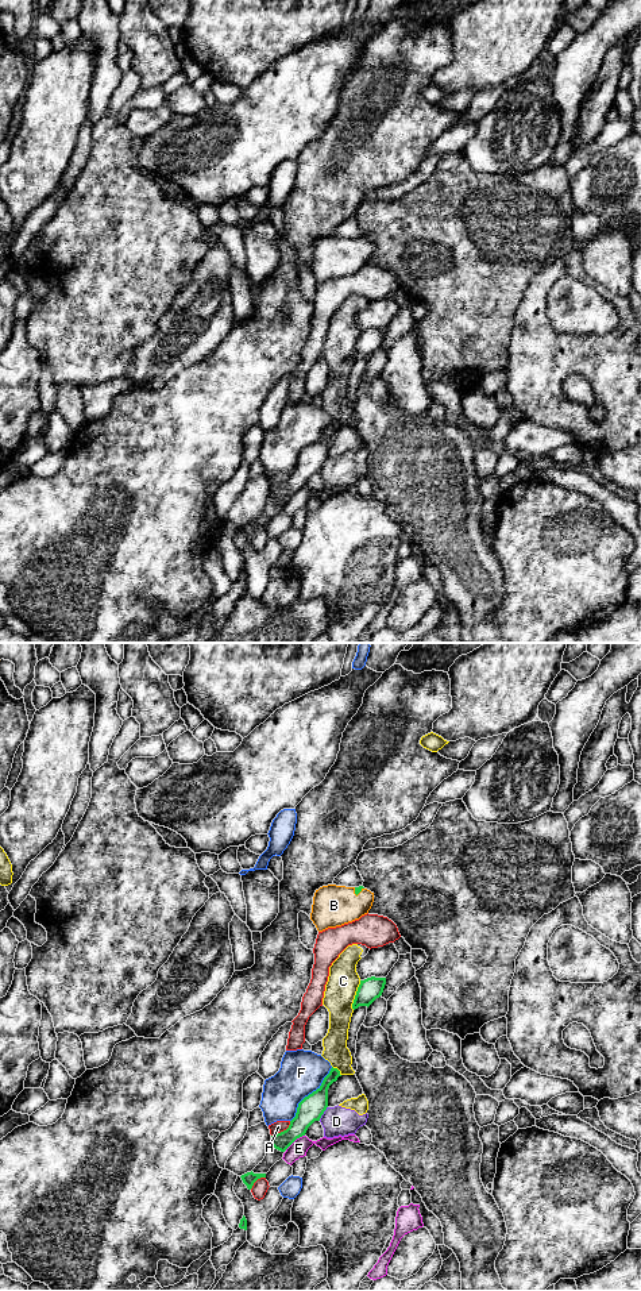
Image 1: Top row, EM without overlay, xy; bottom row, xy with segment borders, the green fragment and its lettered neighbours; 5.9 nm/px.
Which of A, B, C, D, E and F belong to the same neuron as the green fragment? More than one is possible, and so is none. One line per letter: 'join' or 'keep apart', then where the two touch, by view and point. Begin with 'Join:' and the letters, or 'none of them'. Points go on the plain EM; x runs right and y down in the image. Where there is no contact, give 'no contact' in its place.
Join: B
A: keep apart; contact xy (284, 482)
B: join; contact xy (358, 245)
C: keep apart; contact xy (355, 347)
D: keep apart; contact xy (323, 465)
E: keep apart; contact xy (294, 492)
F: keep apart; contact xy (309, 446)

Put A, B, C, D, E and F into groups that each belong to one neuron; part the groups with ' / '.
A / B / C D / E / F

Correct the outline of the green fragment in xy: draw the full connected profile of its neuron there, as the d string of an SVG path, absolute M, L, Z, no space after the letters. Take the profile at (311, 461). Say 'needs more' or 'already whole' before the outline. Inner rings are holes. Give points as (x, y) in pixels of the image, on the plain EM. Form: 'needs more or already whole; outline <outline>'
already whole; outline M332 419L321 438L298 455L296 469L290 473L289 479L271 488L270 496L275 501L285 504L297 490L305 488L314 473L320 473L328 459L328 440L339 428L341 428L340 423Z

